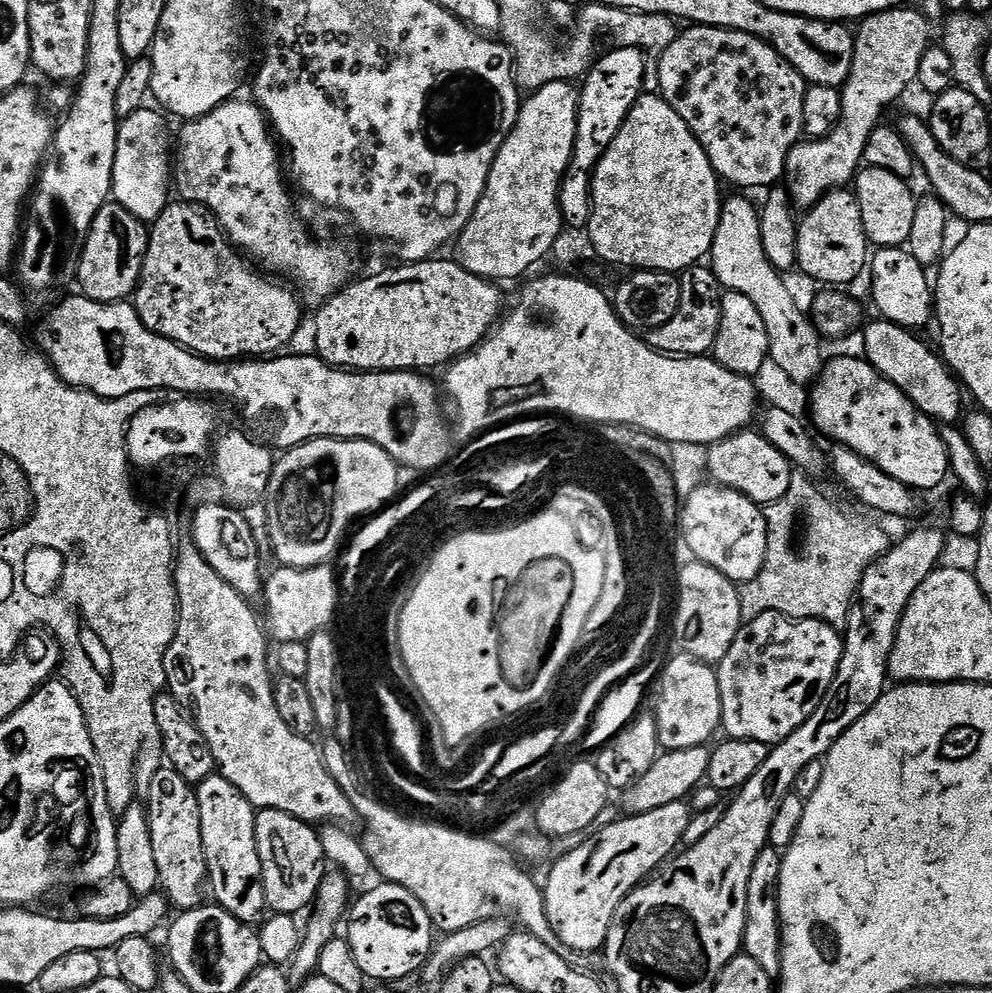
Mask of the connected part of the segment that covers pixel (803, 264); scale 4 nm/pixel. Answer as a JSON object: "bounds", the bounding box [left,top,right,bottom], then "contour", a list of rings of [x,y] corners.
{"bounds":[796,188,869,286],"contour":[[[836,188],[803,213],[798,224],[796,262],[799,271],[804,271],[810,279],[817,280],[820,286],[848,286],[844,284],[858,279],[869,260],[868,235],[862,226],[862,210],[855,191]]]}

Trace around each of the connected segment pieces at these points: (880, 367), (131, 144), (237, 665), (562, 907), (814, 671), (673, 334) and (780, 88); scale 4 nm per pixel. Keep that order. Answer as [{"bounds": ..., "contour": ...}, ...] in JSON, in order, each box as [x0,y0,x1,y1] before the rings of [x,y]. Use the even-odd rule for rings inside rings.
[{"bounds":[864,318,962,423],"contour":[[[875,318],[864,332],[864,358],[892,385],[898,386],[921,413],[937,423],[957,423],[962,416],[962,388],[943,359],[933,352],[911,329],[883,318]]]},{"bounds":[111,108,174,222],"contour":[[[139,108],[134,114],[119,121],[120,133],[116,139],[116,157],[112,171],[111,199],[130,210],[134,218],[145,222],[157,220],[168,207],[168,188],[170,192],[170,185],[174,180],[174,144],[171,139],[168,141],[165,117],[159,111],[151,112],[150,108]]]},{"bounds":[164,546,357,826],"contour":[[[188,546],[188,548],[181,547],[177,551],[174,579],[176,582],[176,597],[178,598],[178,606],[180,607],[180,616],[176,619],[176,633],[164,659],[166,688],[170,695],[190,713],[198,726],[198,730],[206,738],[206,742],[216,759],[219,775],[226,777],[230,782],[234,782],[234,786],[238,786],[238,790],[242,790],[244,797],[257,810],[261,808],[282,810],[286,814],[290,814],[294,818],[303,820],[304,823],[313,826],[323,826],[329,822],[348,822],[344,820],[350,819],[351,816],[355,817],[357,810],[353,806],[350,797],[340,789],[338,782],[330,774],[330,770],[326,770],[324,759],[321,756],[321,749],[316,744],[315,746],[312,745],[313,741],[309,737],[294,734],[294,730],[290,730],[290,726],[286,726],[286,722],[282,722],[282,717],[278,714],[278,706],[274,706],[274,694],[272,693],[274,676],[268,672],[266,666],[266,652],[270,640],[266,632],[266,637],[264,637],[264,632],[260,629],[260,620],[256,617],[255,610],[251,608],[253,605],[234,586],[230,586],[215,572],[213,566],[210,566],[209,562],[207,562],[206,558],[203,557],[203,554],[195,546]]]},{"bounds":[542,800,693,954],"contour":[[[683,800],[670,802],[670,806],[658,806],[658,810],[625,815],[625,820],[616,820],[613,824],[606,825],[597,836],[589,835],[584,838],[589,840],[581,839],[577,848],[570,849],[549,870],[548,881],[543,881],[542,884],[546,914],[554,934],[558,934],[565,949],[573,948],[576,952],[584,952],[583,954],[596,954],[603,949],[618,906],[628,897],[629,892],[645,883],[681,847],[686,826],[693,815],[693,809]]]},{"bounds":[716,612,844,746],"contour":[[[763,612],[758,618],[747,621],[741,627],[740,633],[734,638],[734,646],[726,650],[726,658],[722,658],[716,668],[716,677],[718,678],[718,694],[722,694],[722,718],[720,719],[723,731],[734,740],[753,740],[762,742],[769,746],[775,746],[784,741],[824,700],[826,690],[834,682],[838,662],[842,662],[842,650],[844,649],[843,635],[833,625],[827,624],[825,620],[791,620],[788,616],[783,616],[777,612]]]},{"bounds":[647,266,722,356],"contour":[[[693,266],[685,268],[680,276],[682,302],[678,314],[666,326],[658,326],[647,333],[648,344],[667,356],[702,356],[711,353],[716,346],[716,335],[720,325],[720,297],[722,289],[711,267]]]},{"bounds":[658,26,809,189],"contour":[[[688,26],[677,35],[674,42],[658,57],[660,64],[659,95],[674,109],[678,118],[698,138],[710,166],[721,181],[737,184],[737,189],[771,189],[781,183],[785,175],[784,163],[795,144],[804,136],[802,102],[809,85],[804,76],[790,66],[766,42],[750,34],[729,28],[702,28]]]}]

